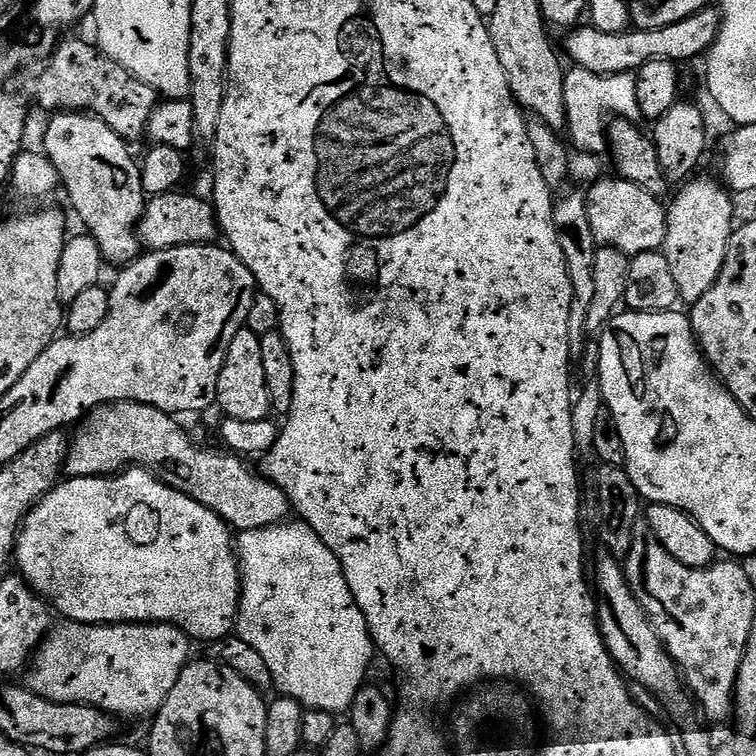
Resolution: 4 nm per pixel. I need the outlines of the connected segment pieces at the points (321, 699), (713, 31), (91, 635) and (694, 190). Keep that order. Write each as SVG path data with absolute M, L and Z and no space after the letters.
M285 522L283 524L275 524L269 528L259 528L258 530L250 530L249 532L241 532L238 536L238 559L240 561L240 610L236 617L234 632L237 637L244 640L253 647L254 650L262 656L266 662L267 669L272 675L272 683L275 690L280 692L281 697L296 700L304 705L305 709L311 710L317 708L323 712L333 714L347 713L351 709L354 698L358 694L360 688L365 687L366 680L364 675L368 672L368 667L372 664L372 656L374 657L374 645L372 636L368 633L368 623L362 614L362 610L354 602L350 586L344 577L342 566L338 562L338 558L330 549L322 542L322 538L318 538L318 534L307 524L303 522Z
M709 6L682 22L674 22L674 26L662 26L662 30L637 28L618 34L602 34L602 30L591 26L577 26L567 33L568 41L565 42L564 48L578 67L593 72L593 77L599 78L617 76L623 72L635 74L642 66L646 66L646 62L659 60L681 62L680 60L692 60L695 56L703 57L712 47L719 32L719 11Z
M69 623L68 628L53 627L48 635L44 637L43 644L40 645L34 656L34 667L31 669L32 677L26 680L27 687L31 688L38 696L44 696L47 700L54 702L62 702L63 704L89 704L92 708L101 708L107 712L109 716L123 718L123 716L148 716L160 711L160 707L166 702L166 698L170 694L170 690L174 690L174 682L178 682L178 678L182 674L182 670L190 662L188 656L188 644L190 645L190 637L176 628L172 624L73 624Z
M692 178L679 190L676 201L667 205L668 221L662 249L666 262L670 262L670 274L674 274L674 286L678 286L680 300L691 306L702 298L718 274L722 274L722 262L726 262L726 250L734 231L732 224L733 197L727 191L714 188L708 180Z

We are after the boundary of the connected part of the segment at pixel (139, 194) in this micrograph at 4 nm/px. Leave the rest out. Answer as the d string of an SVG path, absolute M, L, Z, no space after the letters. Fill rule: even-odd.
M61 110L51 117L44 132L42 151L48 161L56 167L56 174L62 188L68 191L68 200L76 207L76 216L85 224L87 235L98 242L105 261L109 265L127 266L141 255L142 241L139 234L140 219L144 217L146 193L142 186L140 164L128 153L129 145L102 118L89 113Z

